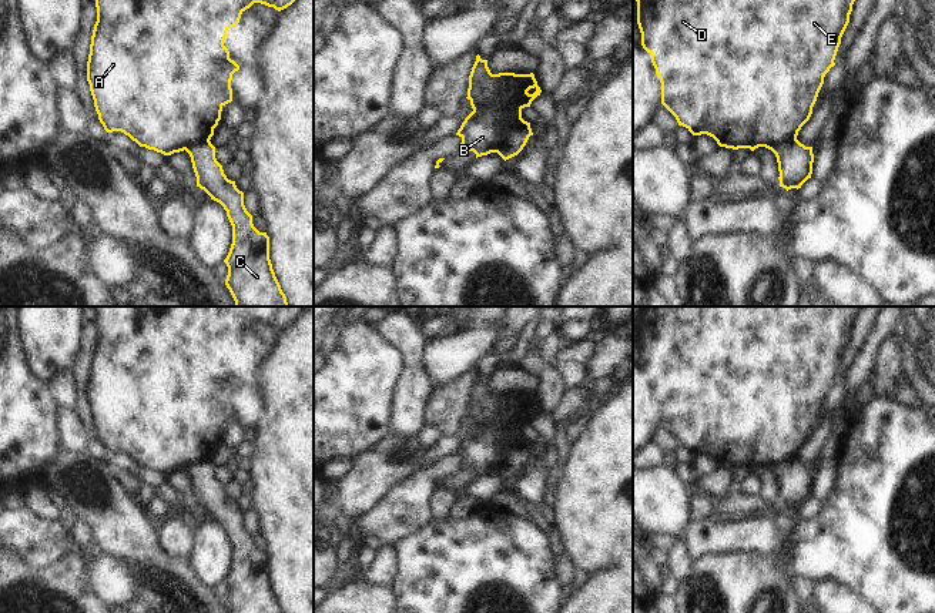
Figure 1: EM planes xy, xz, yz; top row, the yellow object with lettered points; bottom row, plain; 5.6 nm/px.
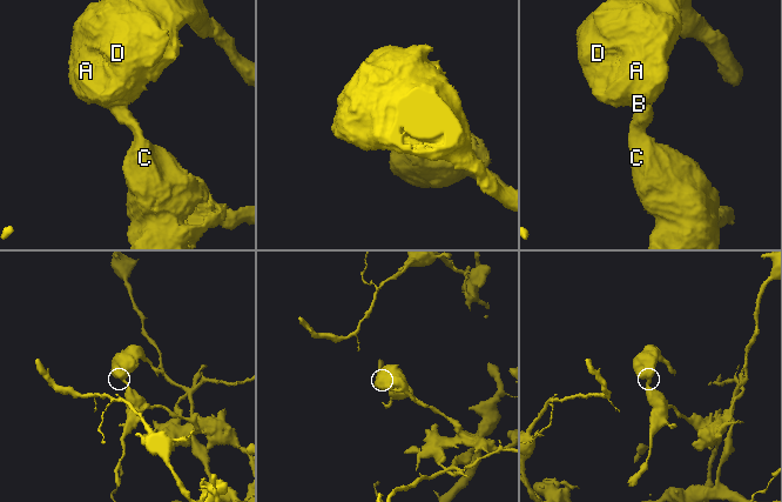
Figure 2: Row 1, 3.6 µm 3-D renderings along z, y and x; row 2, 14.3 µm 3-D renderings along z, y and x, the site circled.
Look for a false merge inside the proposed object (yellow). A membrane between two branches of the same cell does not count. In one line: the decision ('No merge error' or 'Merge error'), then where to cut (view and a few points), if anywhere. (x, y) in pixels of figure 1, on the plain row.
Merge error. Split along xz (523, 439), (510, 451), (503, 465), (496, 471)

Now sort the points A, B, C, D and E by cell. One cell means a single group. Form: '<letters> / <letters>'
A B D E / C

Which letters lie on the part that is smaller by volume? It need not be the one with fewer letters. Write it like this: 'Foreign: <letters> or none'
Foreign: A, B, D, E

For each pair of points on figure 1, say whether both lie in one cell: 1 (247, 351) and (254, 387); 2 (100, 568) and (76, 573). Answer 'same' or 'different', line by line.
1: same
2: different

